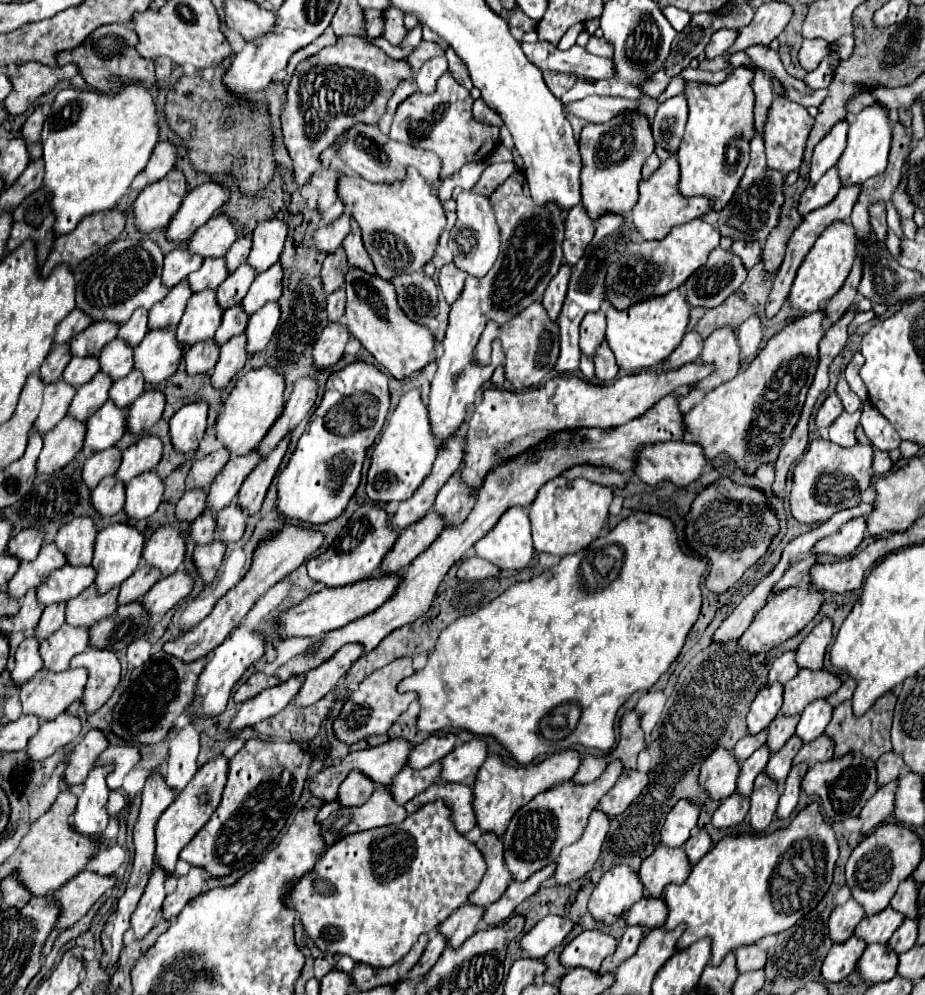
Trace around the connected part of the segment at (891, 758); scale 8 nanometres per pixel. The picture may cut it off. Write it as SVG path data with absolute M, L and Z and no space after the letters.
M888 752L876 762L876 768L878 768L878 786L884 786L888 782L898 780L900 770L904 768L904 760L898 754Z

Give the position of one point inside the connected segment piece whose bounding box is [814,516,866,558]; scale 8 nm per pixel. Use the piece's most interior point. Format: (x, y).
(849, 537)

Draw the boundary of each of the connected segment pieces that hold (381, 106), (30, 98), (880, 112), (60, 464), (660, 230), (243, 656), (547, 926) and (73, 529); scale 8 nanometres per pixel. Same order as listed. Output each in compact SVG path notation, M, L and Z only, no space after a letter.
M340 36L334 46L322 48L318 54L302 60L296 66L296 72L292 76L290 90L288 90L288 102L286 102L286 108L282 110L284 144L294 162L295 182L298 188L311 178L312 172L318 168L320 152L326 150L342 130L346 130L354 122L378 124L380 118L386 114L386 104L394 94L394 90L398 88L398 84L412 78L414 78L414 72L406 60L394 60L382 48L358 36Z
M36 62L18 66L18 72L10 80L14 90L4 100L4 106L10 114L26 112L40 96L44 96L50 88L58 84L58 78L54 76L52 68Z
M872 104L864 108L854 120L850 122L848 130L848 146L842 152L838 160L838 170L842 178L842 186L852 186L852 184L864 184L864 180L882 174L888 164L888 152L890 152L890 142L892 142L892 126L888 118L888 110L880 104Z
M66 416L56 428L44 434L44 448L36 462L38 474L52 474L72 462L72 458L82 450L86 426L78 420Z
M672 154L648 180L640 182L640 200L632 210L632 222L646 240L662 240L672 226L690 222L694 218L702 218L712 210L712 200L680 196L678 176L680 176L680 164L676 164L676 156Z
M238 626L214 652L212 652L212 658L208 660L206 668L202 670L200 674L200 680L198 680L198 688L196 688L196 698L192 702L192 706L188 708L188 712L194 712L198 716L218 716L224 712L226 704L228 704L228 698L230 698L230 690L232 686L242 678L244 670L254 664L256 660L260 660L264 656L264 650L266 650L266 642L264 642L264 634L256 632L256 630L250 630L250 628L244 628L244 626Z
M562 916L542 918L530 932L520 940L520 948L528 958L542 960L554 946L562 944L566 934L572 930L572 922Z
M80 516L60 528L54 544L64 552L66 562L72 566L88 566L92 562L96 530L92 518Z

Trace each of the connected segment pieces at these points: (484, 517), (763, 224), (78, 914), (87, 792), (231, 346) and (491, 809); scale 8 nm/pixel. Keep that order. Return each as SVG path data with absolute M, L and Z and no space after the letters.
M668 394L662 398L656 406L652 406L644 416L634 418L622 426L600 430L600 428L576 428L576 430L564 430L548 436L548 440L542 440L536 448L530 448L528 452L522 452L520 456L514 456L500 466L492 468L488 476L484 478L484 484L480 488L478 500L464 520L464 524L458 524L456 528L444 528L442 534L430 544L426 552L422 552L408 568L402 572L402 584L398 586L396 594L384 602L378 610L374 610L368 616L362 616L354 622L350 622L344 628L332 630L320 644L318 648L312 648L308 652L298 654L292 658L286 666L282 666L276 676L280 680L290 678L292 674L304 676L310 668L322 664L328 660L338 648L342 648L348 642L360 642L364 644L364 650L372 650L384 640L392 630L410 624L424 616L436 596L436 590L448 570L462 560L462 556L476 544L476 540L484 538L500 520L500 516L512 508L512 506L530 506L532 500L536 498L538 490L552 478L556 478L562 470L572 468L576 464L592 464L592 466L606 466L616 472L632 472L636 468L636 452L644 444L656 444L656 442L670 442L670 440L684 440L688 430L684 428L684 414L680 412L680 394Z
M756 132L750 146L750 164L738 184L738 190L734 192L734 198L720 210L720 218L718 218L720 234L732 240L756 240L764 244L768 232L778 224L780 206L784 202L782 186L784 186L784 174L766 166L764 140Z
M84 870L78 876L74 876L70 882L66 882L60 890L56 890L54 900L60 904L62 912L52 934L44 944L44 950L50 952L56 936L62 930L74 926L82 916L86 916L86 912L94 906L94 902L98 902L108 888L114 888L116 880L118 880L116 876L102 876L102 874Z
M92 768L88 778L78 790L78 806L72 816L74 830L82 834L100 834L106 830L110 814L106 810L110 788L106 786L104 776L112 772L112 768Z
M234 336L220 348L220 358L210 374L210 382L216 390L224 390L232 376L236 376L246 364L246 336Z
M572 748L556 752L538 764L526 764L526 766L506 764L504 758L498 754L488 756L474 782L474 812L476 812L478 826L482 828L482 832L490 830L502 836L516 808L528 804L536 794L552 788L554 784L572 778L578 766L580 766L580 752Z

